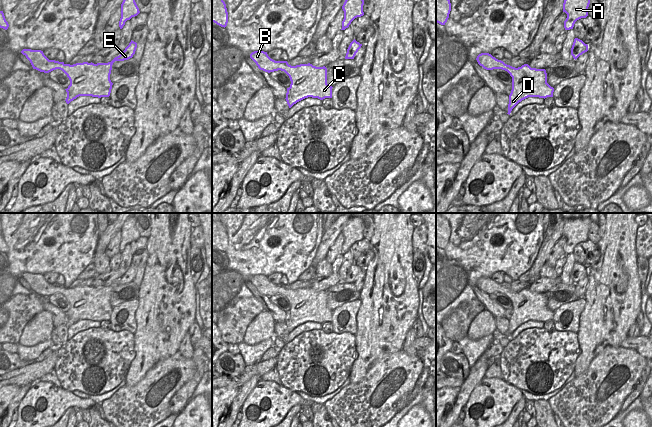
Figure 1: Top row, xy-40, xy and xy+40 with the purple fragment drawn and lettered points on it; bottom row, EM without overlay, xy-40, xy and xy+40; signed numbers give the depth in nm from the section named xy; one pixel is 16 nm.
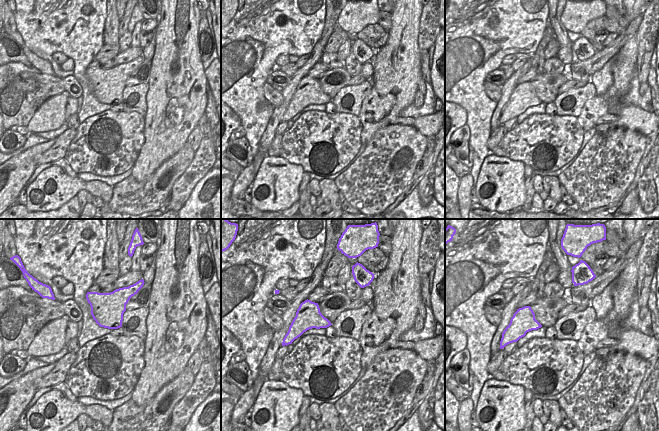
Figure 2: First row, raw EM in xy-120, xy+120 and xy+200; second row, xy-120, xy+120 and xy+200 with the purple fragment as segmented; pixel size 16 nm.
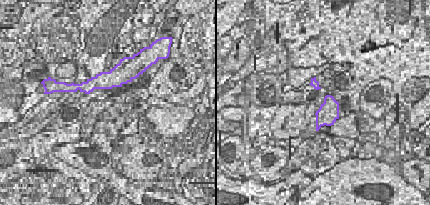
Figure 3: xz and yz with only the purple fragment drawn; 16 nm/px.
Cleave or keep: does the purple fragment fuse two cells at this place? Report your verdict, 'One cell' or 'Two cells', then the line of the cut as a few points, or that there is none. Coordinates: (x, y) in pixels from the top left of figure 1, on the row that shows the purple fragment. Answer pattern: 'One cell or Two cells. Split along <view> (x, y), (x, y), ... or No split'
One cell. No split

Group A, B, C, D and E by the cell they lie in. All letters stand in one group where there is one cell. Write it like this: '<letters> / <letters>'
A B C D E

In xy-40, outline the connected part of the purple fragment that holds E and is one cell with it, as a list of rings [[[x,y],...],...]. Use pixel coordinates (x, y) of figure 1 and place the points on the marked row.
[[[132,41],[125,50],[108,63],[76,63],[65,64],[55,60],[49,60],[41,50],[23,49],[21,53],[30,61],[33,69],[49,73],[53,70],[62,70],[70,80],[66,90],[66,103],[79,96],[109,97],[113,83],[110,80],[112,65],[115,61],[124,61],[133,57],[137,43]]]

